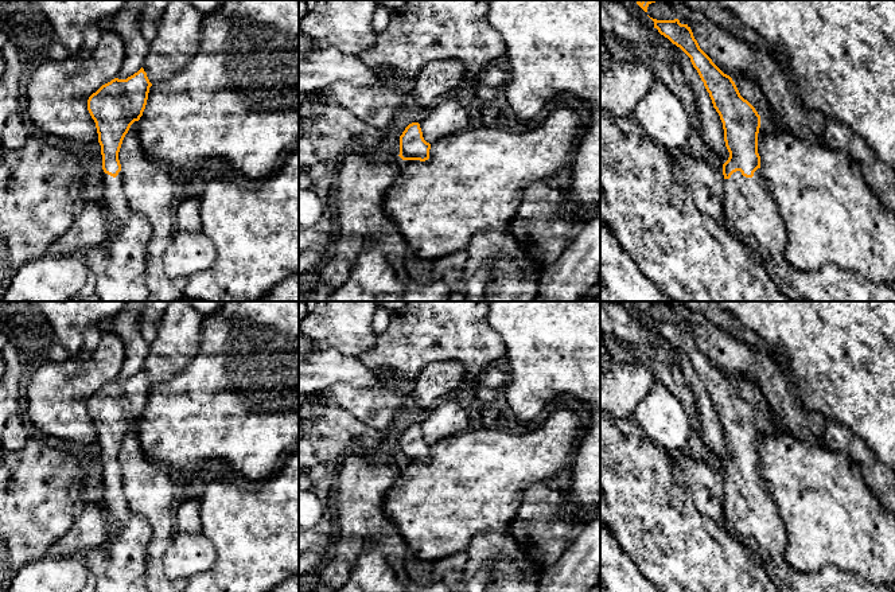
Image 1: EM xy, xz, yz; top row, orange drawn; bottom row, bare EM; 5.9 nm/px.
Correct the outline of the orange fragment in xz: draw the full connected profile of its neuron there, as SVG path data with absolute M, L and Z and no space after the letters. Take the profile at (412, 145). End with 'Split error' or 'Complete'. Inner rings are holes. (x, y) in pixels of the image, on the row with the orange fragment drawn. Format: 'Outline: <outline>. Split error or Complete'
Outline: M419 122L409 124L400 136L400 157L402 160L420 160L429 159L431 144L423 137Z. Complete

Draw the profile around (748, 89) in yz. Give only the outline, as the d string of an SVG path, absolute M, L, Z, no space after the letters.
M731 74L729 77L735 82L740 96L755 108L760 118L766 116L770 116L771 118L775 117L775 113L770 108L766 96L754 79L744 74Z

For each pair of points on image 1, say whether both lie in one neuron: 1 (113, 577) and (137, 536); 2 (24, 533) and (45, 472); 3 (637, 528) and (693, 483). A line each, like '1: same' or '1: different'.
1: same
2: same
3: different

